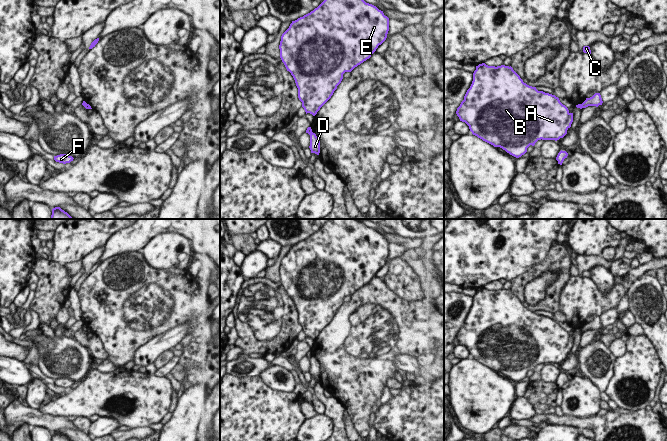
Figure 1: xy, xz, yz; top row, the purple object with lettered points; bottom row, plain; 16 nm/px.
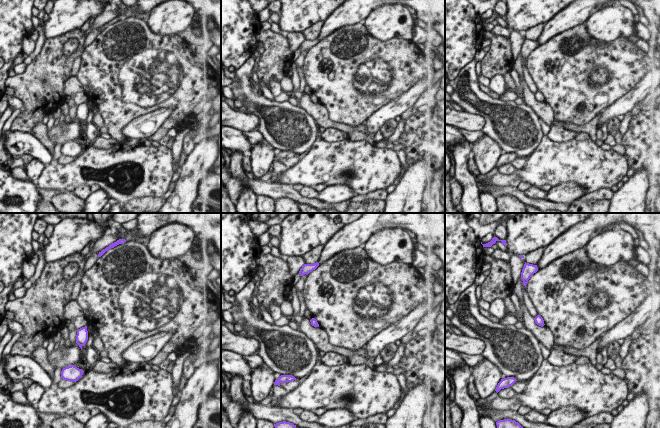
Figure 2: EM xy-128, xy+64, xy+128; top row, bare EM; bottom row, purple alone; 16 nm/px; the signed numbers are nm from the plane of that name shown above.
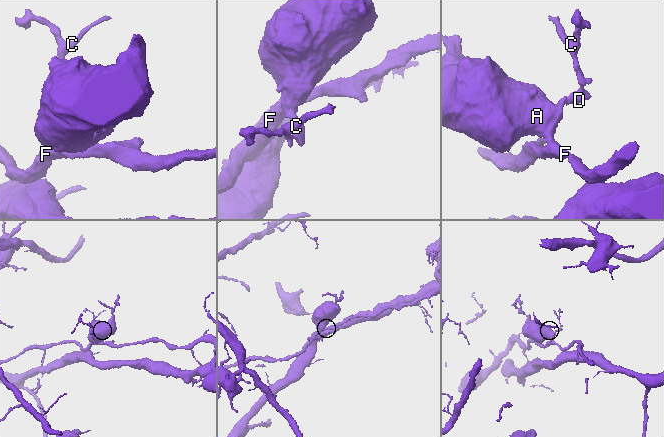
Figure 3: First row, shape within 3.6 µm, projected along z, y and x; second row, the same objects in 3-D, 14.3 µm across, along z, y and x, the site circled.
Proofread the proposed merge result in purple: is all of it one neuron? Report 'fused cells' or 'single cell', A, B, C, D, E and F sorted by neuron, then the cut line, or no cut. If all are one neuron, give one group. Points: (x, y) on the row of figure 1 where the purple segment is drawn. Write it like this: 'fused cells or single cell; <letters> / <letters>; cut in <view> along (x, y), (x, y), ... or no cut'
fused cells; A B E F / C D; cut in xy along (86, 104), (88, 108)

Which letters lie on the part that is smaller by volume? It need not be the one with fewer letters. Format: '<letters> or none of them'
C, D

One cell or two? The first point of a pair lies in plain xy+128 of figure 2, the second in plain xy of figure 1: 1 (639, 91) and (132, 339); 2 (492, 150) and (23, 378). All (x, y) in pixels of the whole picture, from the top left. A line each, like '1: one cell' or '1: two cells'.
1: two cells
2: two cells

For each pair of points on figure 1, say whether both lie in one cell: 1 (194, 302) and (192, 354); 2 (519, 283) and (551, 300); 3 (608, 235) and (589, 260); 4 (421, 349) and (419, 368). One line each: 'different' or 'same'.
1: different
2: same
3: different
4: different

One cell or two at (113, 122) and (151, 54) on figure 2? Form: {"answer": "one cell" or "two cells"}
{"answer": "one cell"}

